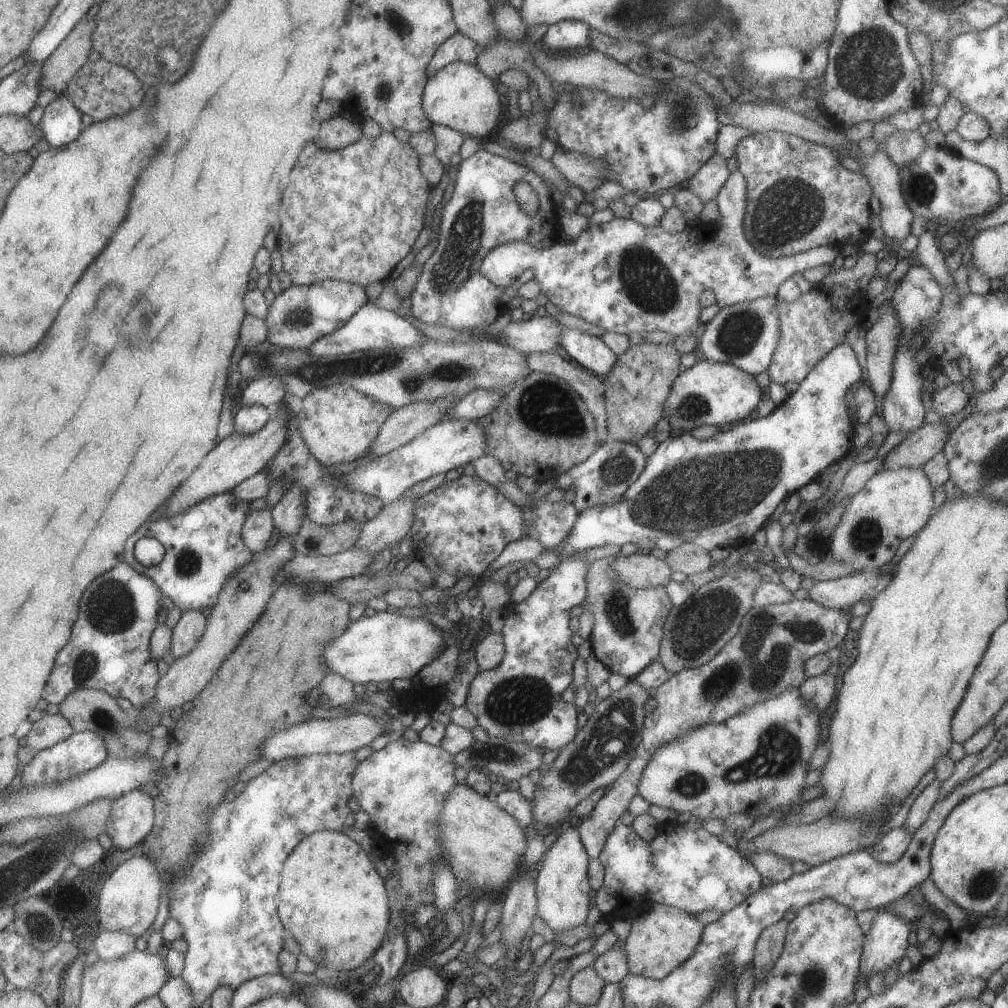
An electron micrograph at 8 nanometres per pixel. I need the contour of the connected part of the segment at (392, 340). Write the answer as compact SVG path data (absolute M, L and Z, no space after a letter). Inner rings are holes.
M369 301L360 306L359 310L352 314L343 326L312 342L307 348L307 352L317 358L344 355L353 351L367 349L385 350L393 347L412 347L420 345L424 340L427 340L427 338L409 321L397 316L393 311L377 308L372 301Z

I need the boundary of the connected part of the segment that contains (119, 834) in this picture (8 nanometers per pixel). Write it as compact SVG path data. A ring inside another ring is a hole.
M133 789L111 801L104 832L113 848L127 850L142 841L154 826L152 798L139 789Z

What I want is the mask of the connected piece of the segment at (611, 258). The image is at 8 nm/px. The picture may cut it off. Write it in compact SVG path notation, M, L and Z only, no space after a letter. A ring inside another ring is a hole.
M736 170L715 195L719 206L719 218L708 223L698 223L685 227L681 232L668 233L659 225L646 227L633 219L614 218L602 224L588 224L576 239L555 241L549 248L536 249L531 245L513 241L492 248L482 260L479 272L499 288L505 288L523 272L533 271L533 279L538 282L540 292L561 311L579 316L607 332L617 334L643 335L644 332L661 330L674 339L679 334L692 334L699 338L701 325L698 321L699 295L704 290L714 294L718 308L738 302L747 302L757 297L775 296L778 286L791 277L797 277L805 268L830 265L839 250L832 246L822 246L788 257L770 259L759 254L745 238L747 196L744 176Z

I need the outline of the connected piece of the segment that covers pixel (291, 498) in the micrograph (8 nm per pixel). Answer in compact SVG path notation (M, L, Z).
M299 487L286 488L279 501L271 508L272 523L279 538L289 539L296 536L303 514L303 490Z

